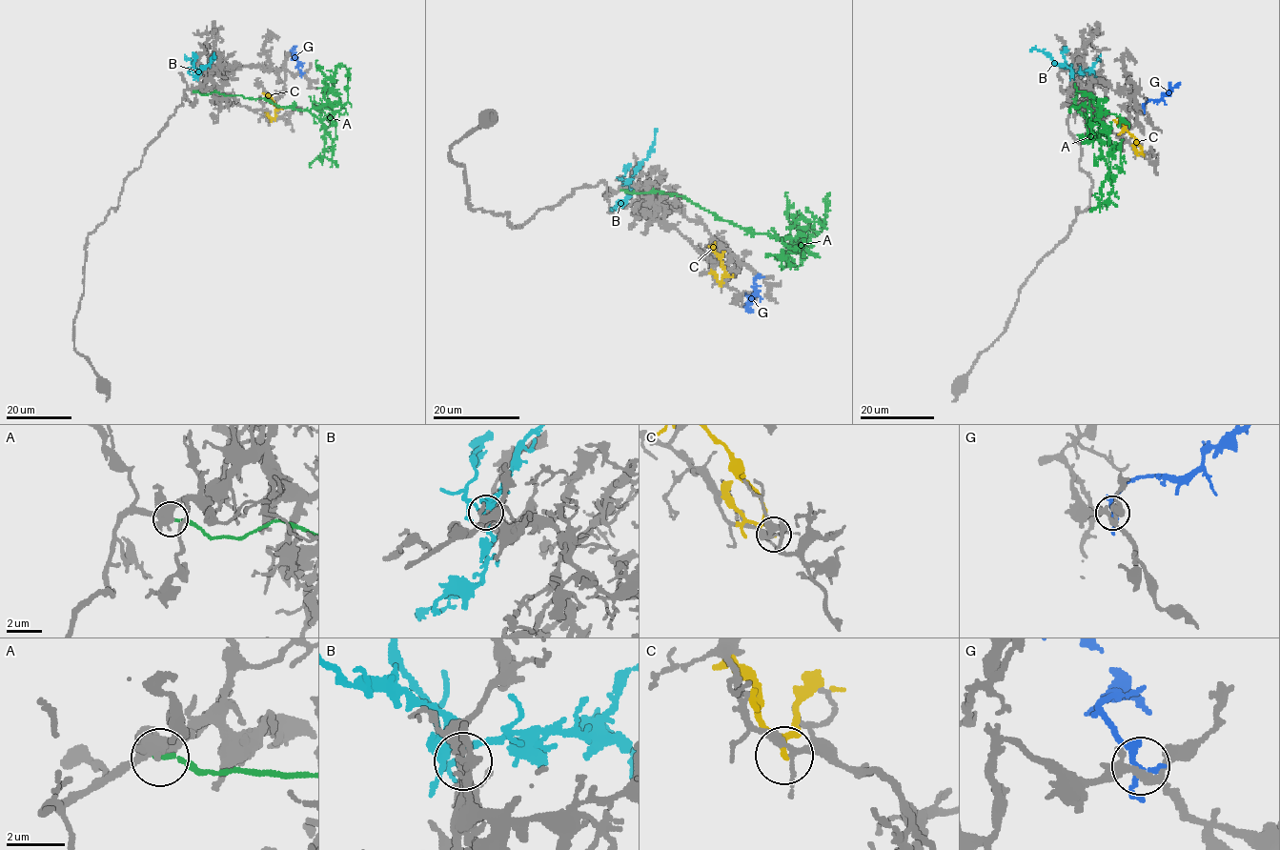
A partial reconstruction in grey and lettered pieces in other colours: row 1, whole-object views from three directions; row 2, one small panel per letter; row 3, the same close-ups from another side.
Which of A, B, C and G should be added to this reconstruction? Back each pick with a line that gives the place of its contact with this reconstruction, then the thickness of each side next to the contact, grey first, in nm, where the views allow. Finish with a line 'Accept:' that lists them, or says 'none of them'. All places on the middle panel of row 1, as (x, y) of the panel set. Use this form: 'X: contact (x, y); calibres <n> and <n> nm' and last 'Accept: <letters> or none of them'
B: contact (628, 183); calibres 150 and 240 nm
Accept: B

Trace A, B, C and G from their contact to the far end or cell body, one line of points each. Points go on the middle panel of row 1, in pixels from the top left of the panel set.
A: (622, 191), (677, 194), (719, 218), (750, 232), (783, 238), (801, 217), (822, 225), (827, 194)
B: (628, 183), (654, 145), (656, 130)
C: (721, 286), (724, 269), (714, 243)
G: (760, 276), (754, 279), (755, 293), (746, 306), (752, 311)

